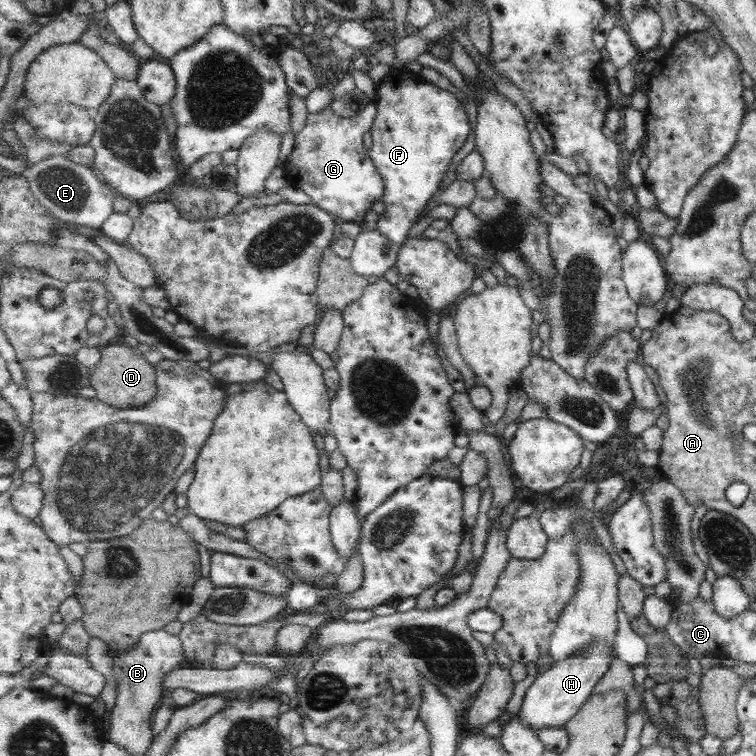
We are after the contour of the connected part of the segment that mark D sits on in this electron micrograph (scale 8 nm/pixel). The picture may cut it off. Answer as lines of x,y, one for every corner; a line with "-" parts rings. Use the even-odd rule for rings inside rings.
119,342
101,347
103,358
97,367
90,373
90,386
96,391
96,398
127,410
129,408
141,408
153,402
157,396
156,370
153,364
149,364
135,347
122,346

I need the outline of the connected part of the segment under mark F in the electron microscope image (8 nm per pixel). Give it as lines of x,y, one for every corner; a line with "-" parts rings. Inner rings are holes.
394,68
376,90
378,115
373,123
372,145
368,152
385,183
382,198
385,212
379,216
376,230
402,245
427,202
439,190
451,158
465,144
473,128
467,121
463,102
455,94
425,81
420,74

